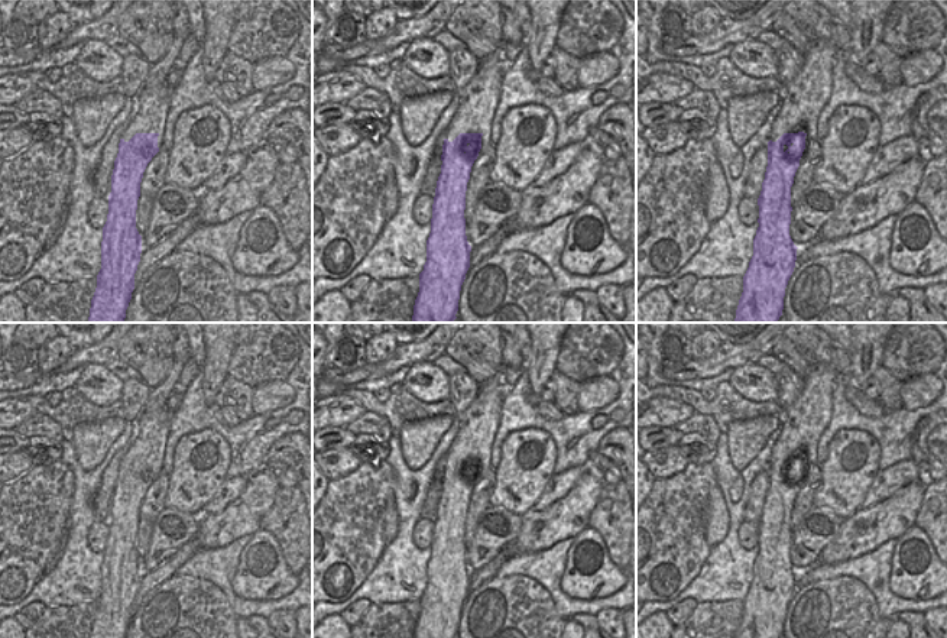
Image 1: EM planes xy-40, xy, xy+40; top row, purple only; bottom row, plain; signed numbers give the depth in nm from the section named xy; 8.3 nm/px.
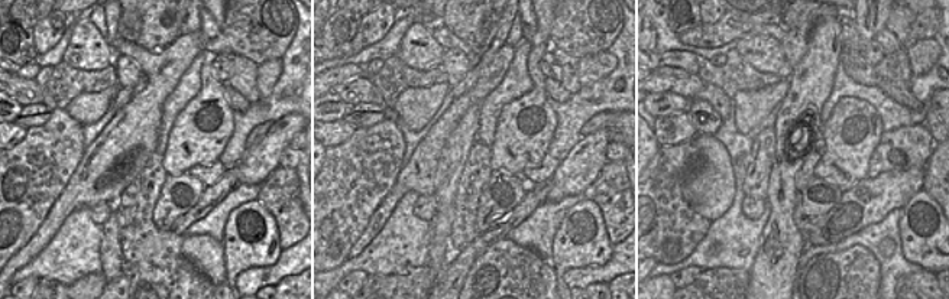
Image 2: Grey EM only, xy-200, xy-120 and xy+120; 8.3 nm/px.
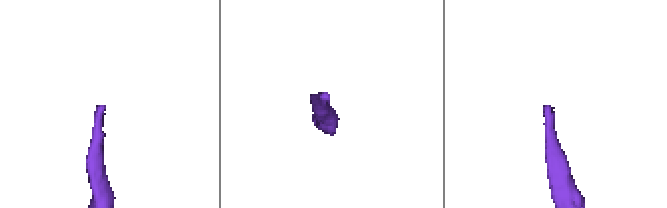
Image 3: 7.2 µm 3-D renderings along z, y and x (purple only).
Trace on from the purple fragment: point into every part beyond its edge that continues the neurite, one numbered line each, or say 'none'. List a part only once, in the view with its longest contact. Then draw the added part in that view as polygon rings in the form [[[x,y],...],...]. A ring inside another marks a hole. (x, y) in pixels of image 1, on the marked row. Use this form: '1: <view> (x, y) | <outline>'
1: xy-40 (151, 104) | [[[163,82],[158,87],[140,88],[134,98],[134,109],[121,135],[129,142],[136,133],[158,133],[158,148],[163,140],[166,114],[169,111],[172,87]]]

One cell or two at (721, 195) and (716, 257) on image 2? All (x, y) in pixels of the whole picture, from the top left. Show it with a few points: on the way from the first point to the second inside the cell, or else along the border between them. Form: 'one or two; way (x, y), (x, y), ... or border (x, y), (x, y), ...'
two; border (732, 187), (731, 205), (711, 223)

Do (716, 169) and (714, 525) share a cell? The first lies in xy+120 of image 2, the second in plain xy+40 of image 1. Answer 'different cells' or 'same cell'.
same cell

